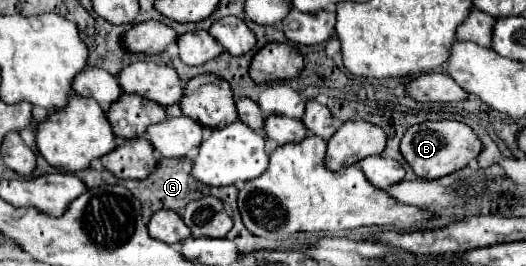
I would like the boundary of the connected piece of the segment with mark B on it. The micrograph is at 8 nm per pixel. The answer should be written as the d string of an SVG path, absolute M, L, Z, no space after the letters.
M426 121L420 125L412 125L400 145L400 151L406 163L414 169L414 173L422 179L440 179L454 171L464 169L472 159L476 159L482 151L482 141L478 135L460 121Z

